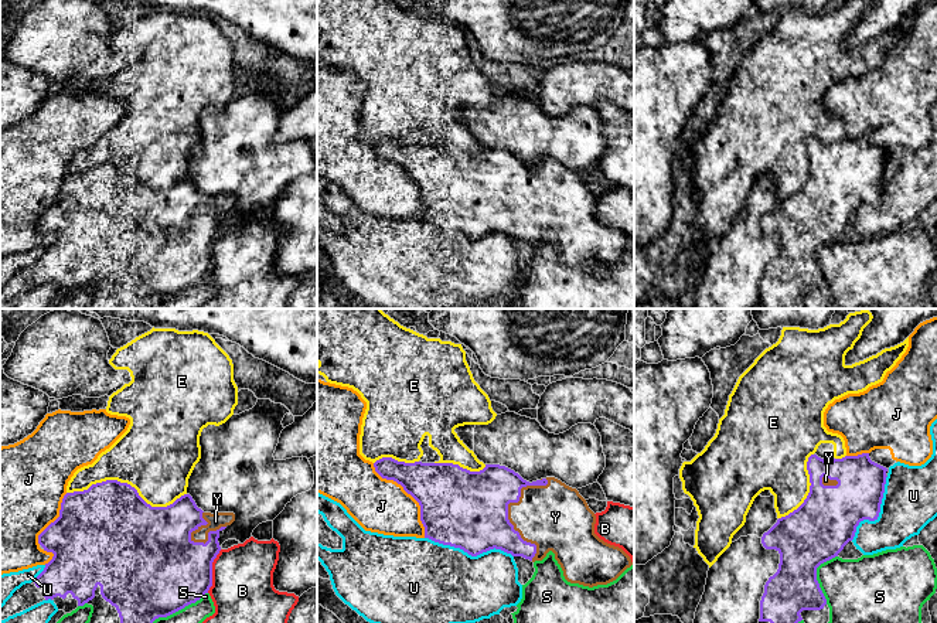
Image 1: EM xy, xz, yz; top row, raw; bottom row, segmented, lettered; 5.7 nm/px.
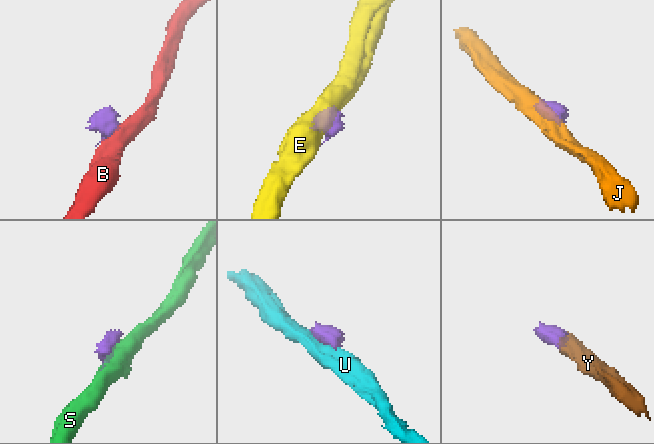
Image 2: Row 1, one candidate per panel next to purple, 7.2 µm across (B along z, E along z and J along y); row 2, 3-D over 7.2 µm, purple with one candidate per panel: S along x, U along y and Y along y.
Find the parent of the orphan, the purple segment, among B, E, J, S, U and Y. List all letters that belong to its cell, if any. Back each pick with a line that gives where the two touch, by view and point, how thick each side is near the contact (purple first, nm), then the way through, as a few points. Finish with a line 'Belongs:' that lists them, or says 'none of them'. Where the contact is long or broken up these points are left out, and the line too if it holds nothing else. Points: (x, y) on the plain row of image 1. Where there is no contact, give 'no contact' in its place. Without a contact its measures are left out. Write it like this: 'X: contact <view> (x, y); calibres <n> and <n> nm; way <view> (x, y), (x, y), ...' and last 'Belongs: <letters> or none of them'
Y: contact xz (507, 193); calibres 440 and 360 nm
Belongs: Y

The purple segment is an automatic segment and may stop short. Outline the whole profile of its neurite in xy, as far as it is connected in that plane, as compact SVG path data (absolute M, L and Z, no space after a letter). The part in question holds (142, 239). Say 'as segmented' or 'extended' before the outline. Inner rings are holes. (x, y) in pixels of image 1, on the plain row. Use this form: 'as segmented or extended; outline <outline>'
extended; outline M106 163L92 167L84 174L67 176L61 185L59 200L38 218L40 231L47 235L52 235L52 242L45 246L44 253L35 261L34 265L23 268L13 276L13 279L0 292L0 299L13 299L42 283L51 282L57 287L58 293L64 293L65 296L71 296L78 289L84 289L85 286L92 287L93 296L86 309L151 309L156 302L167 300L185 289L195 286L205 276L208 276L209 270L212 269L212 245L221 234L218 225L219 215L234 204L234 195L204 195L197 190L190 177L181 178L167 190L151 190L139 178L134 170L117 163Z

